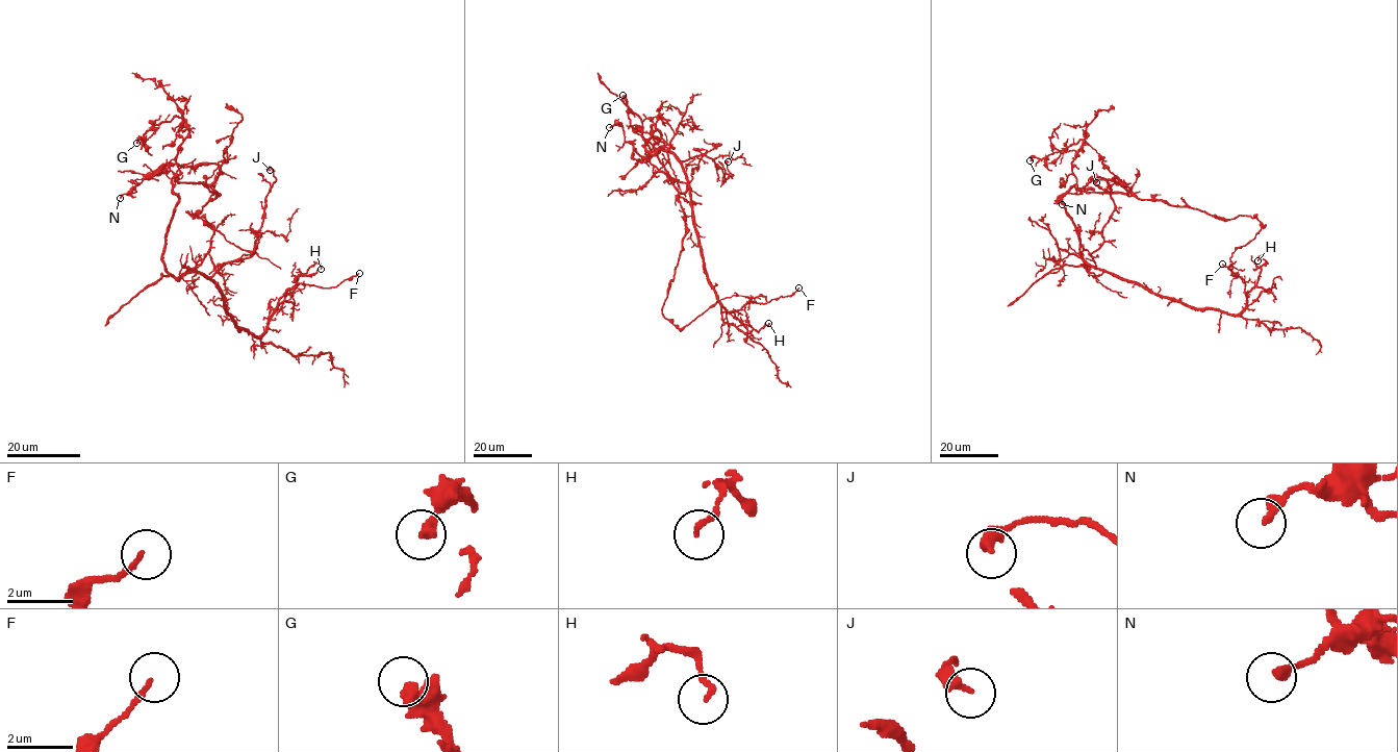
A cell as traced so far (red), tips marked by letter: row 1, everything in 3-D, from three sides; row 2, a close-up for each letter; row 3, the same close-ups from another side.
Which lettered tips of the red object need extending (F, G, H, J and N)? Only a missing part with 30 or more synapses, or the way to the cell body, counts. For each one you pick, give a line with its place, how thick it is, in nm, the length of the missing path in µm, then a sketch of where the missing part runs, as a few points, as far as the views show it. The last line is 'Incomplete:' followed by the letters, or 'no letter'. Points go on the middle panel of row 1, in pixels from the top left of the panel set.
Incomplete: no letter

